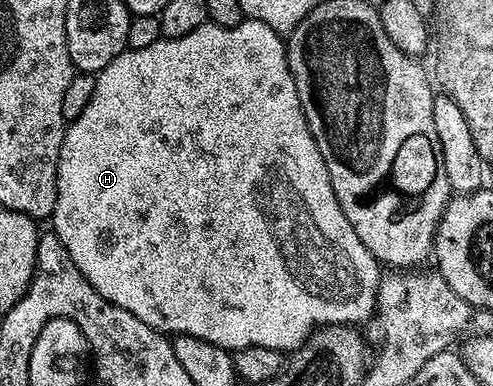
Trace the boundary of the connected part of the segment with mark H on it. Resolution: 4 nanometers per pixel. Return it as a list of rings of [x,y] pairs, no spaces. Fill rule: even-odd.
[[[243,18],[240,26],[220,26],[209,22],[201,24],[192,34],[184,34],[180,38],[165,38],[152,42],[152,46],[143,48],[127,48],[125,52],[112,58],[104,70],[100,70],[94,76],[94,89],[92,98],[88,98],[88,106],[80,114],[80,118],[69,121],[66,125],[64,142],[60,146],[60,158],[56,166],[56,206],[52,217],[52,230],[64,242],[64,250],[68,250],[70,260],[88,278],[88,282],[100,294],[100,298],[108,298],[116,306],[128,310],[128,314],[136,314],[140,322],[152,326],[156,331],[174,336],[191,336],[192,338],[204,338],[204,342],[212,342],[216,346],[227,350],[251,348],[252,346],[264,346],[268,350],[276,350],[283,354],[293,353],[306,343],[306,339],[318,329],[327,324],[345,324],[358,326],[370,320],[375,314],[377,302],[378,284],[380,279],[380,265],[370,251],[360,242],[356,230],[352,230],[348,218],[344,218],[344,210],[340,210],[340,202],[336,202],[336,190],[332,190],[332,178],[328,178],[328,166],[324,166],[324,154],[320,154],[320,146],[316,146],[316,138],[308,130],[308,122],[304,118],[304,110],[300,106],[300,94],[296,90],[296,82],[290,73],[290,67],[286,61],[286,40],[272,26],[268,26],[259,20]]]

